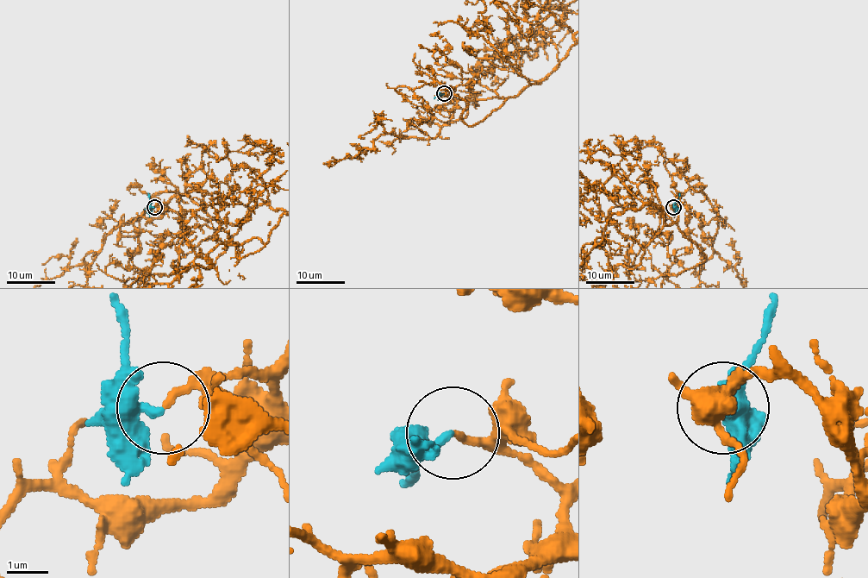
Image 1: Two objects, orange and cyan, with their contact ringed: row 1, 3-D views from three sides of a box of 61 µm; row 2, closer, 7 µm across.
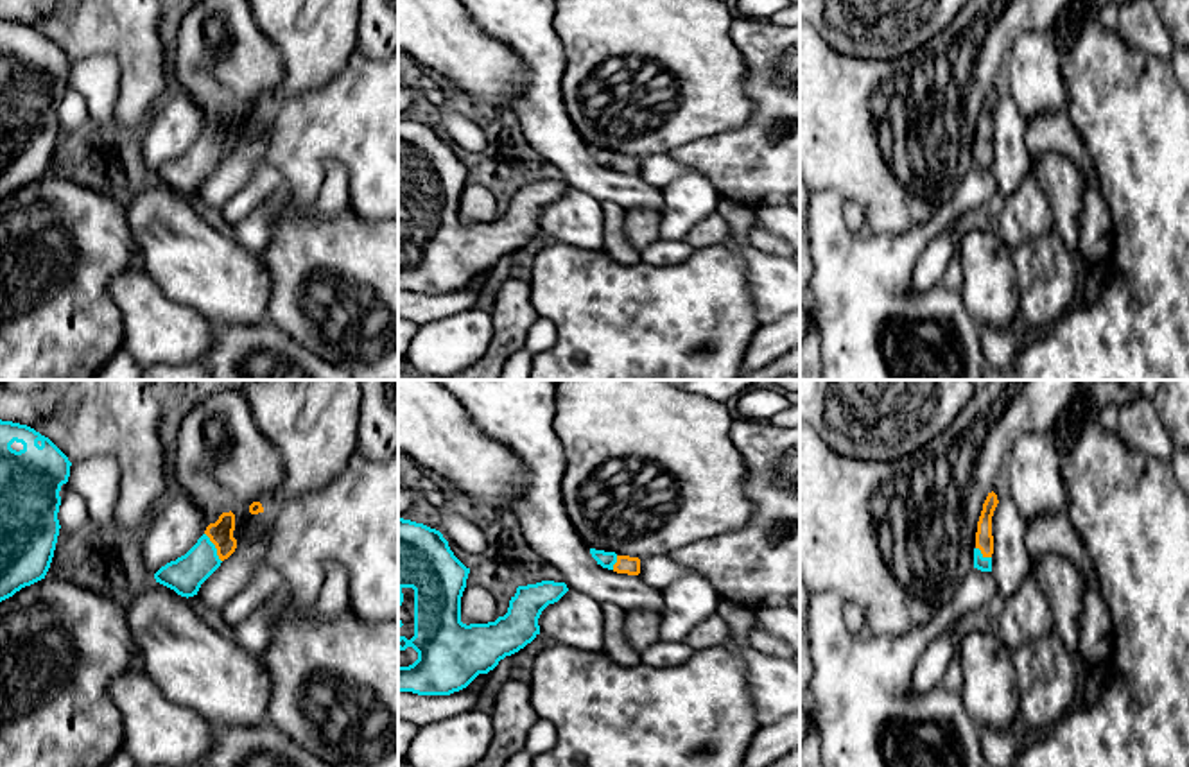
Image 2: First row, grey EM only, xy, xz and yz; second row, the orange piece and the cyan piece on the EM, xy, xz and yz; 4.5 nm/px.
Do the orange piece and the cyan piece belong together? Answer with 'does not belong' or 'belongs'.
belongs

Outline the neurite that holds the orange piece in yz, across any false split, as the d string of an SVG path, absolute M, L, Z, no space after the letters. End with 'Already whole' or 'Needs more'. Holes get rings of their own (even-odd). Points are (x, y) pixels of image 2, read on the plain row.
M994 90L988 91L977 120L974 167L981 170L992 170L992 152L994 152L992 115L997 102L999 102L997 93Z. Needs more

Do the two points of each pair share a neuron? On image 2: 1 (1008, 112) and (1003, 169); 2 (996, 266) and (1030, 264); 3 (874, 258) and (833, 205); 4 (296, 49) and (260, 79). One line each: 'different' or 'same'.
1: same
2: different
3: same
4: different

